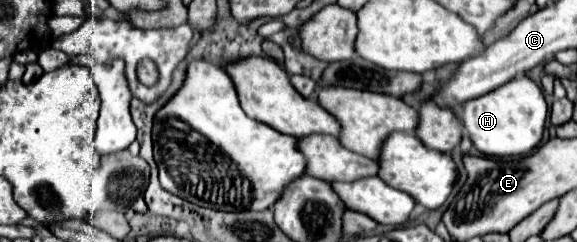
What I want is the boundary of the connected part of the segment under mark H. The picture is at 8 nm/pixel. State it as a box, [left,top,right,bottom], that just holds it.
[463,76,547,156]

